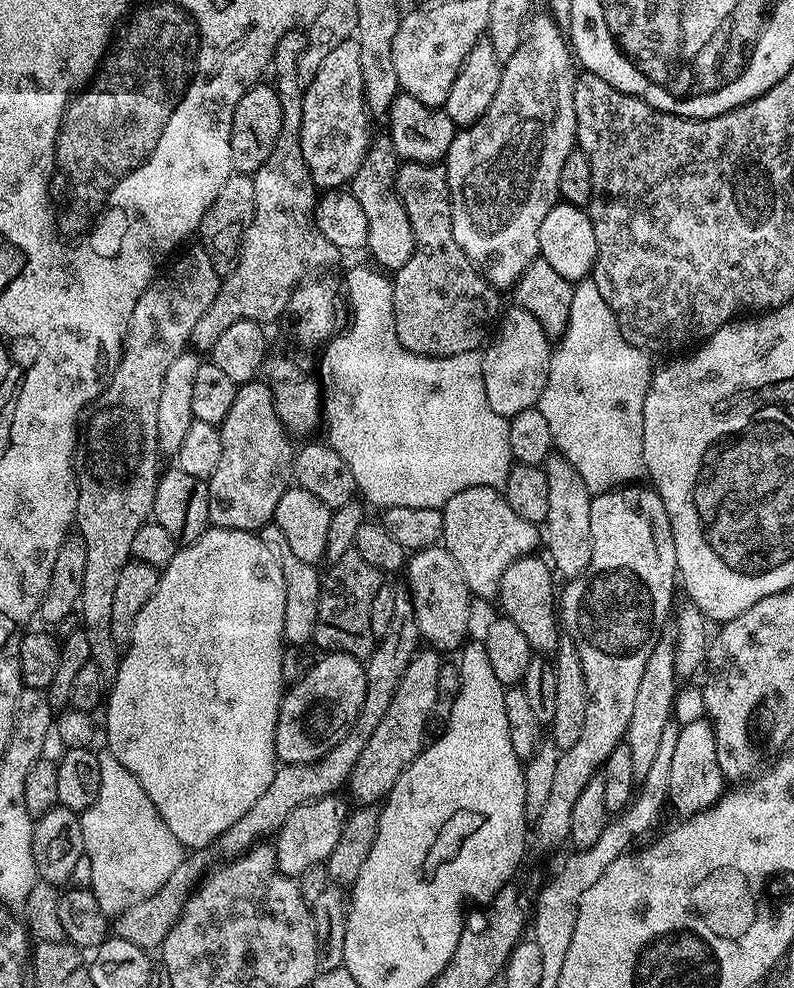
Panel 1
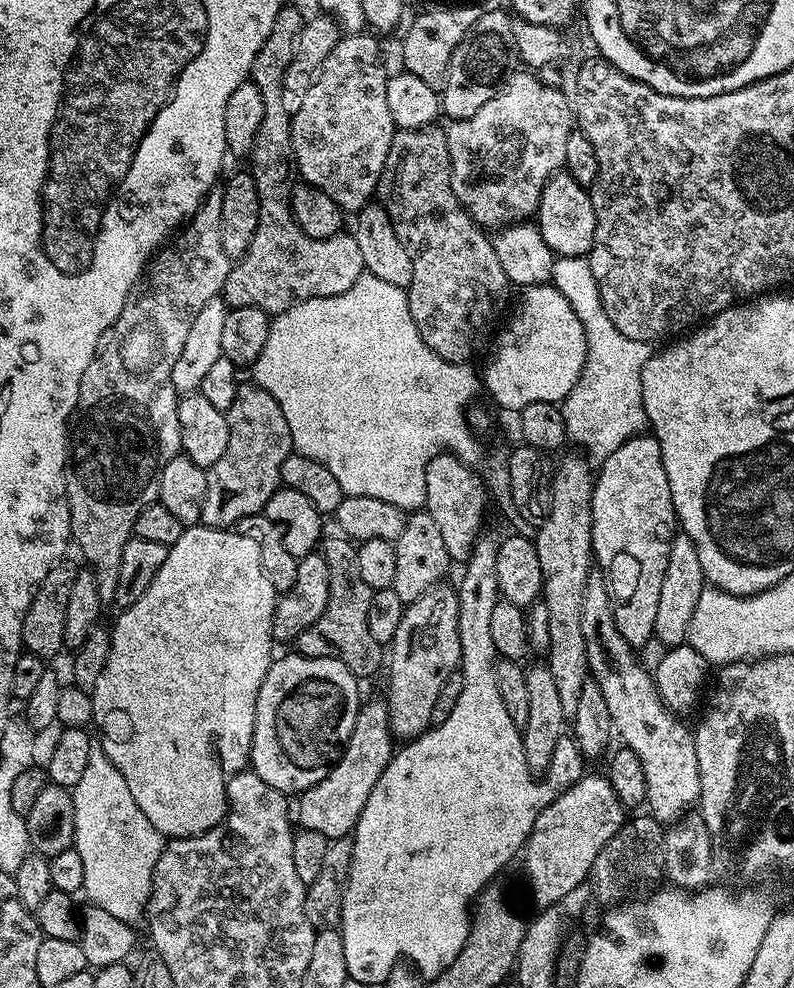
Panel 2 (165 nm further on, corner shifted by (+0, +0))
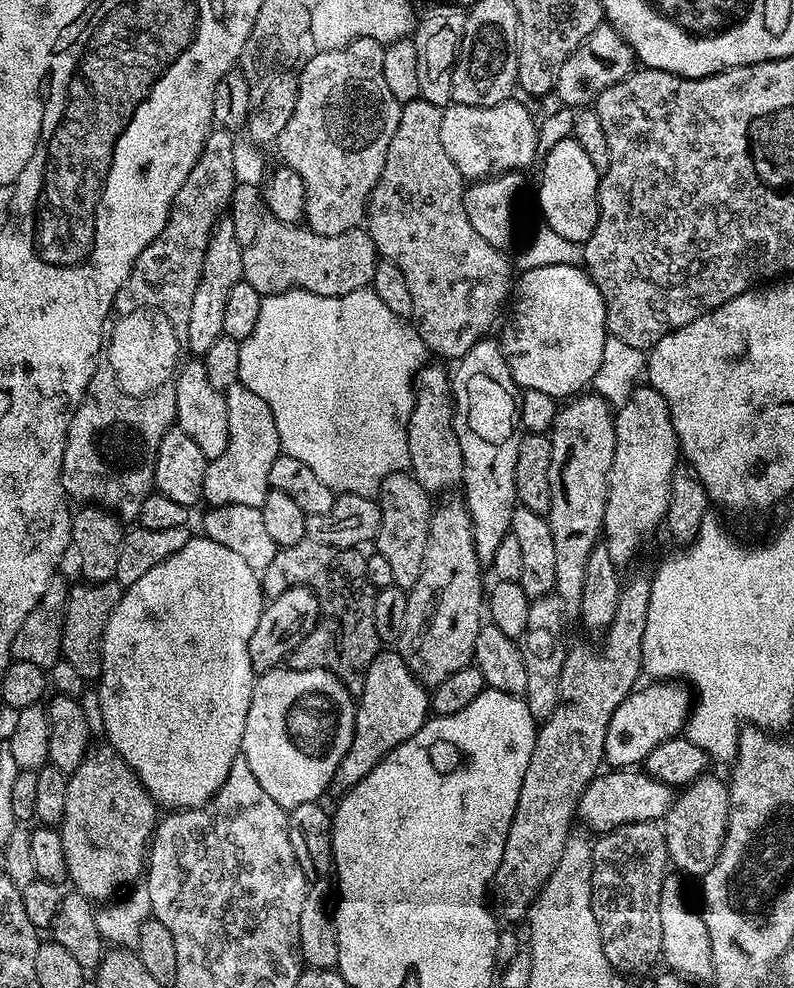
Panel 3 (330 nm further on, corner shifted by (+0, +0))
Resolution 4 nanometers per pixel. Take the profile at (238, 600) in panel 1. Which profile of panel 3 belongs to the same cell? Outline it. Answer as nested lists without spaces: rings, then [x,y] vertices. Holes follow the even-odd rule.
[[[193,535],[170,558],[158,562],[154,570],[150,570],[138,582],[123,589],[114,614],[110,614],[110,622],[106,622],[106,634],[102,642],[102,670],[98,681],[98,691],[101,700],[103,738],[107,747],[114,749],[138,774],[142,786],[151,794],[152,799],[164,810],[179,810],[182,808],[201,808],[211,800],[212,795],[226,782],[230,774],[230,766],[242,752],[242,734],[246,726],[246,714],[250,710],[252,687],[256,685],[257,672],[250,666],[250,637],[254,635],[254,626],[258,626],[258,618],[264,612],[266,597],[262,587],[261,577],[242,559],[242,554],[234,550],[226,550],[210,537]]]

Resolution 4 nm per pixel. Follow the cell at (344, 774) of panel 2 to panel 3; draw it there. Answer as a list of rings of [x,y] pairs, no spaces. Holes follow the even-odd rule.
[[[381,650],[374,662],[370,662],[364,689],[358,694],[354,738],[350,742],[346,758],[338,762],[331,791],[343,794],[362,782],[362,778],[366,778],[366,774],[370,774],[370,770],[374,770],[374,766],[384,760],[387,752],[406,742],[406,738],[413,736],[429,716],[429,689],[408,669],[399,651]]]

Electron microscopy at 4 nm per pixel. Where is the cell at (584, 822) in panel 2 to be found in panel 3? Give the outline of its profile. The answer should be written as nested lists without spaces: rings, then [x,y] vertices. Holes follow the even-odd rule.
[[[604,770],[584,787],[584,792],[580,795],[578,820],[579,823],[589,824],[594,830],[593,833],[596,834],[609,832],[623,824],[646,822],[647,820],[660,822],[670,810],[673,799],[674,792],[669,785],[658,782],[643,770]]]

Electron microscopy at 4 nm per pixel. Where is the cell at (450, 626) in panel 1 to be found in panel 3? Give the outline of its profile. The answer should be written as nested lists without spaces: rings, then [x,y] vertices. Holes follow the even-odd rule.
[[[411,471],[395,472],[383,480],[378,489],[380,506],[380,525],[374,541],[375,551],[386,558],[397,588],[410,590],[418,582],[424,569],[424,559],[430,538],[432,522],[433,497],[416,481]]]

